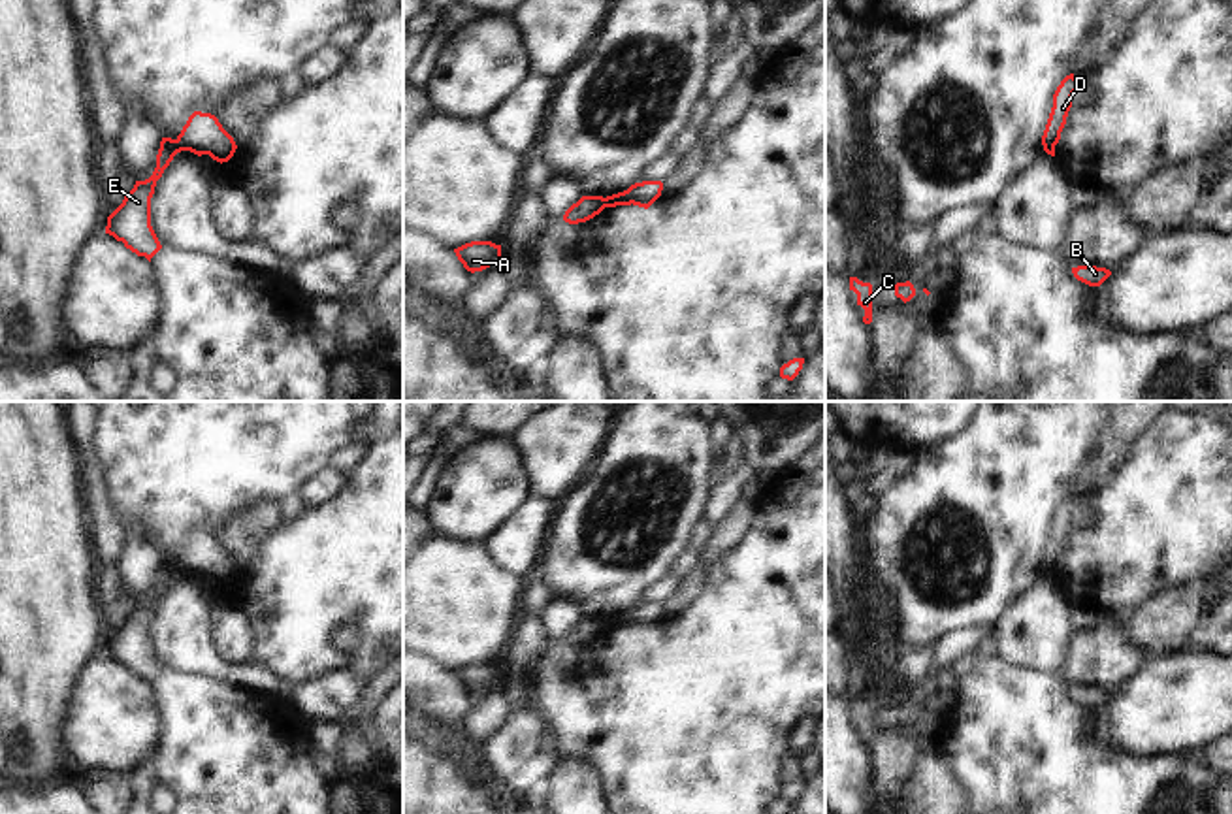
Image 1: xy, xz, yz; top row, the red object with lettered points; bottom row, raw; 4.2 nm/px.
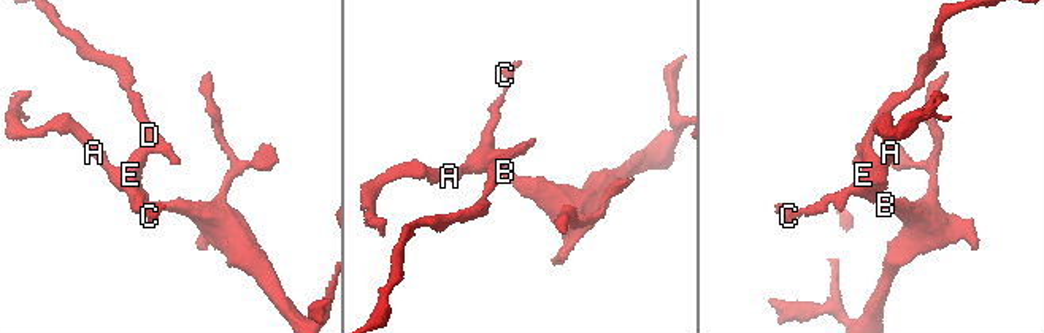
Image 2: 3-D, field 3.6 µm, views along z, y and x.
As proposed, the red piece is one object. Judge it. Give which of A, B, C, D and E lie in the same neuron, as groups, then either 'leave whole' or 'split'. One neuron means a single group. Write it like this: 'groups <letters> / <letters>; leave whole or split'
groups A B C E / D; split

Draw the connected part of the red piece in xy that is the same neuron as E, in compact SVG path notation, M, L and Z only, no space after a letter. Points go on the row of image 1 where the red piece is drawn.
M162 138L153 175L145 181L136 181L122 204L107 217L105 234L122 241L126 249L138 256L145 256L149 262L162 249L151 226L151 198L156 181L181 151L177 139Z

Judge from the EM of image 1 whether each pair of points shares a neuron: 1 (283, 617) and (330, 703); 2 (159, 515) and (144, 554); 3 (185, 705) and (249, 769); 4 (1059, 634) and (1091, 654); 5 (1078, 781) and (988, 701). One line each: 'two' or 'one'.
1: two
2: two
3: one
4: two
5: one

